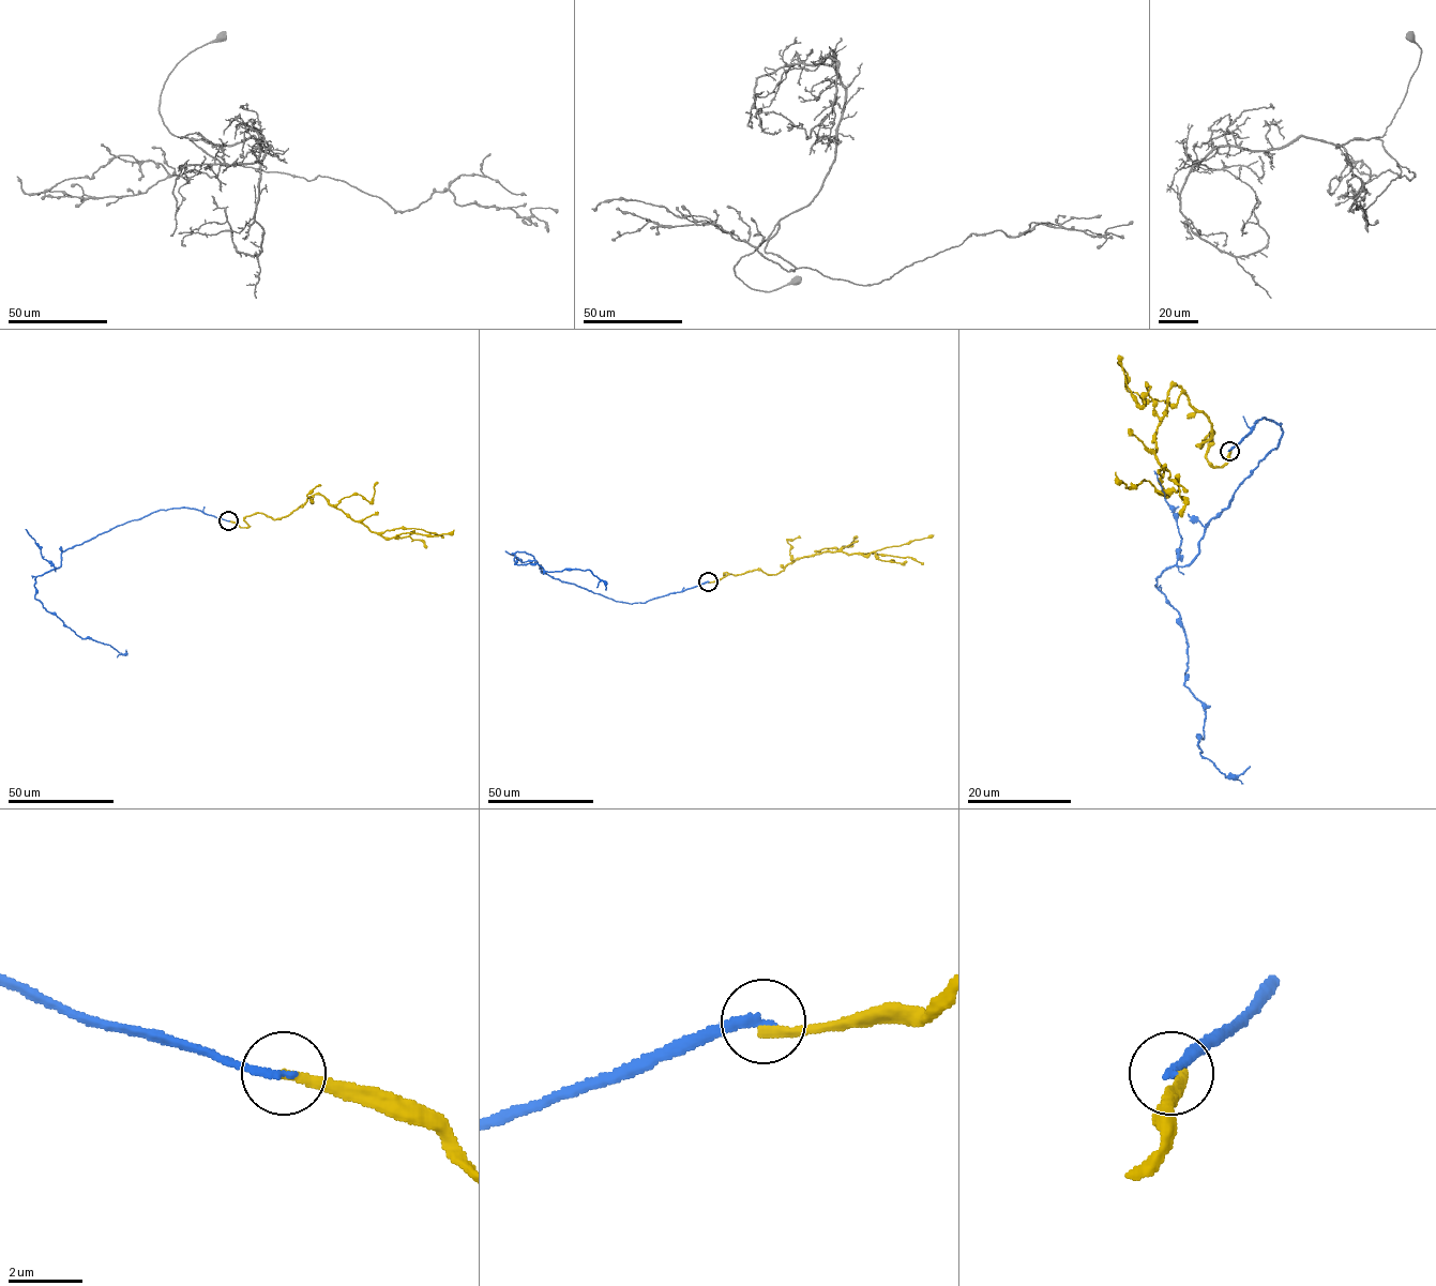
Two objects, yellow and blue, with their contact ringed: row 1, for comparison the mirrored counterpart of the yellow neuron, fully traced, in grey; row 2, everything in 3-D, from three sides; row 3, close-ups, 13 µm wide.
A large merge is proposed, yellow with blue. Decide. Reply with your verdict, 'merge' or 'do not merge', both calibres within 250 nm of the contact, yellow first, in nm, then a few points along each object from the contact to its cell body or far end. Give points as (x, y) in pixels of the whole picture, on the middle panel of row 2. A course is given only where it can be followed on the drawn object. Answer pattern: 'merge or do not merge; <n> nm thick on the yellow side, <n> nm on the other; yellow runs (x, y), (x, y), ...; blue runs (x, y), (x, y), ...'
do not merge; 280 nm thick on the yellow side, 260 nm on the other; yellow runs (708, 581), (718, 581), (724, 572), (776, 574), (804, 556), (865, 555), (934, 535); blue runs (708, 581), (631, 603), (552, 577), (532, 556), (515, 554), (514, 563), (549, 572), (589, 570), (606, 590)

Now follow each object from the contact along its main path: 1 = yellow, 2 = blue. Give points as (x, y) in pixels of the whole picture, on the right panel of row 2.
1: (1229, 450), (1210, 463), (1211, 424), (1174, 386), (1157, 426), (1164, 492), (1115, 472)
2: (1229, 450), (1256, 420), (1281, 424), (1198, 554), (1155, 587), (1180, 616), (1199, 754), (1225, 776), (1250, 767)

